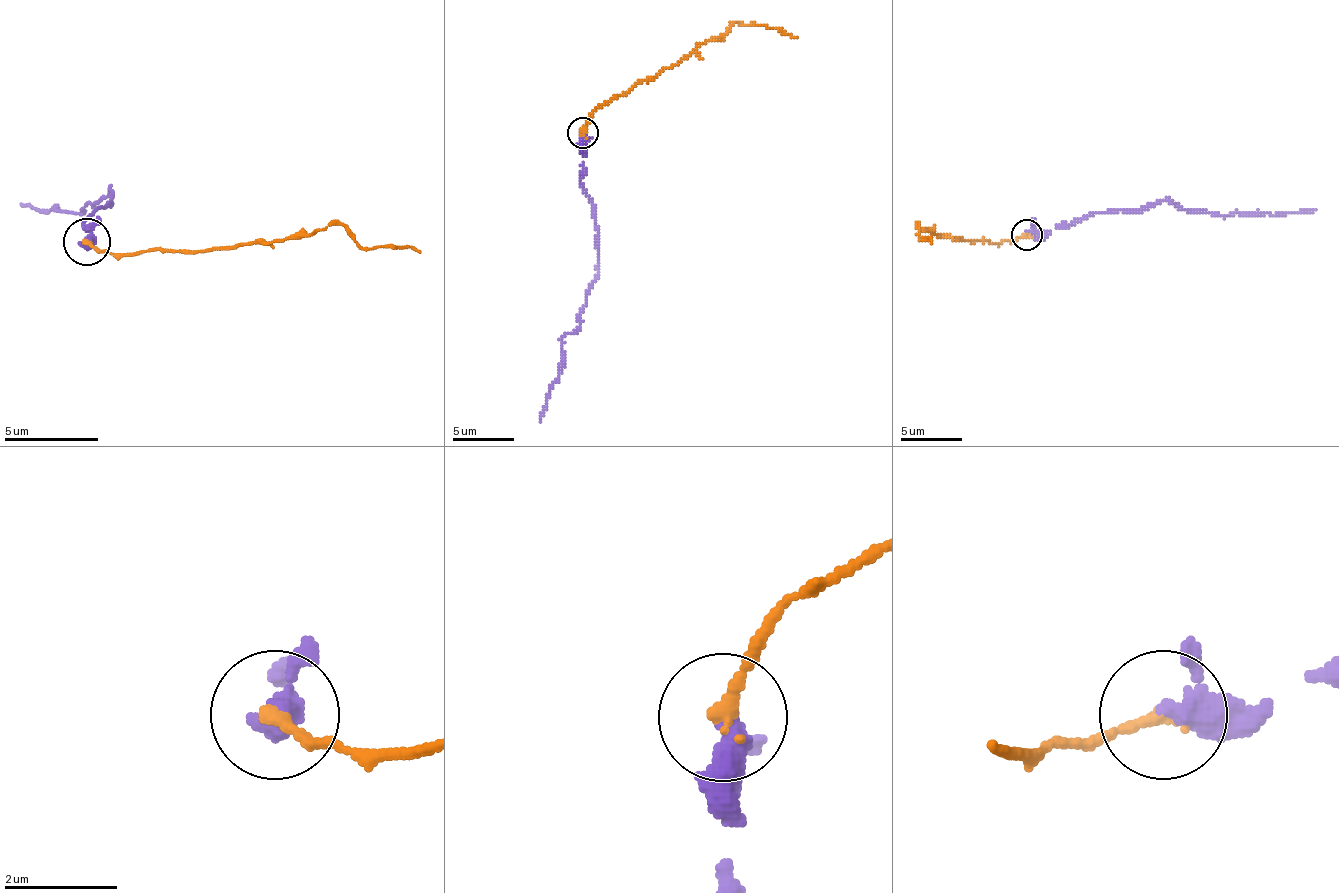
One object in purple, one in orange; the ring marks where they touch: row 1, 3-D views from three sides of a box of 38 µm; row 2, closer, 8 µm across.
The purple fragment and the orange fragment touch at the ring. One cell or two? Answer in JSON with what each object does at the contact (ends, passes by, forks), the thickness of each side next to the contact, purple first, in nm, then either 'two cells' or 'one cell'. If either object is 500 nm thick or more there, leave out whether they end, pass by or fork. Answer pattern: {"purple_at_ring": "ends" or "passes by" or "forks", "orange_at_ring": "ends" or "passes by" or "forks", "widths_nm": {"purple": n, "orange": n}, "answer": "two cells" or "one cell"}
{"purple_at_ring": "passes by", "orange_at_ring": "ends", "widths_nm": {"purple": 340, "orange": 240}, "answer": "one cell"}

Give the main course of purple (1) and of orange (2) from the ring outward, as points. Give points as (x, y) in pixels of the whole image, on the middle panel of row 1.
1: (583, 132), (580, 181), (592, 202), (598, 278), (580, 324), (565, 336), (562, 373), (540, 422)
2: (583, 132), (598, 107), (678, 64), (702, 43), (720, 37), (736, 22), (781, 28), (797, 37)

